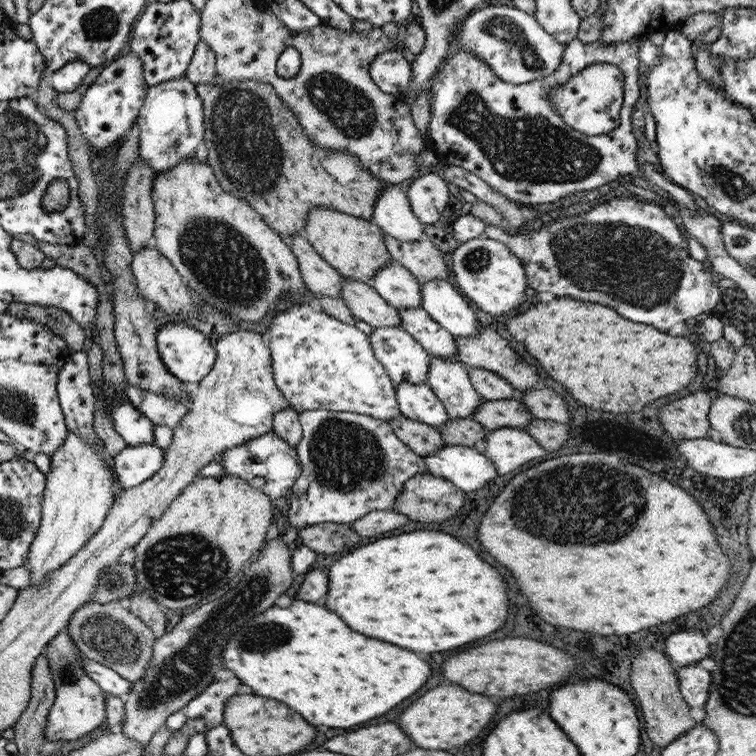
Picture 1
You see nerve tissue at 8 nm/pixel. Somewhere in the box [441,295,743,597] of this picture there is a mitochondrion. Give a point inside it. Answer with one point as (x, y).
(562, 503)

